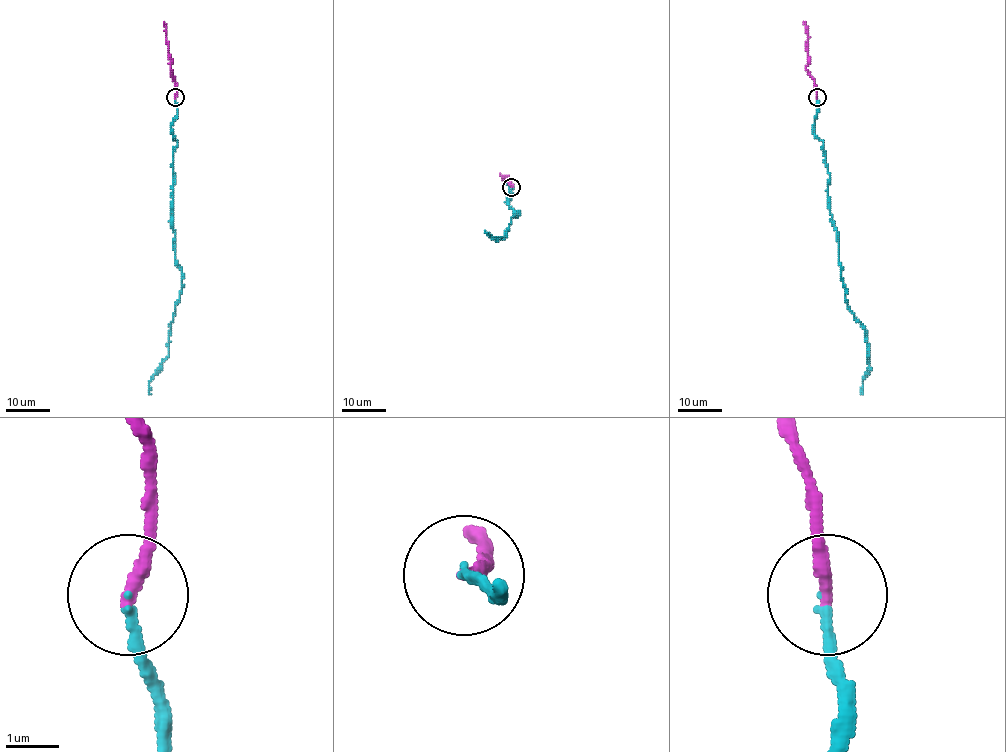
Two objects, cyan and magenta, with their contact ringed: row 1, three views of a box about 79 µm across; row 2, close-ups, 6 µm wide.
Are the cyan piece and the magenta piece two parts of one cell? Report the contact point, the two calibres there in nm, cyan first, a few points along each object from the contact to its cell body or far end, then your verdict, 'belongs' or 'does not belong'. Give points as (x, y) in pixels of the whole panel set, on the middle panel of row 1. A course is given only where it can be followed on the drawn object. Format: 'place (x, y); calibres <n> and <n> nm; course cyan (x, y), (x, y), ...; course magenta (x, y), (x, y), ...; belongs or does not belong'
place (511, 187); calibres 150 and 240 nm; course cyan (510, 187), (507, 183), (512, 192), (508, 201), (518, 214), (504, 237), (493, 238), (485, 231); course magenta (510, 187), (507, 176), (499, 175); belongs

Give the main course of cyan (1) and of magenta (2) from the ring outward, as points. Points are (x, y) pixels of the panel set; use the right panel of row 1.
1: (817, 97), (813, 133), (822, 142), (830, 178), (845, 301), (867, 347), (861, 393)
2: (817, 97), (814, 78), (806, 69), (808, 54), (805, 21)

